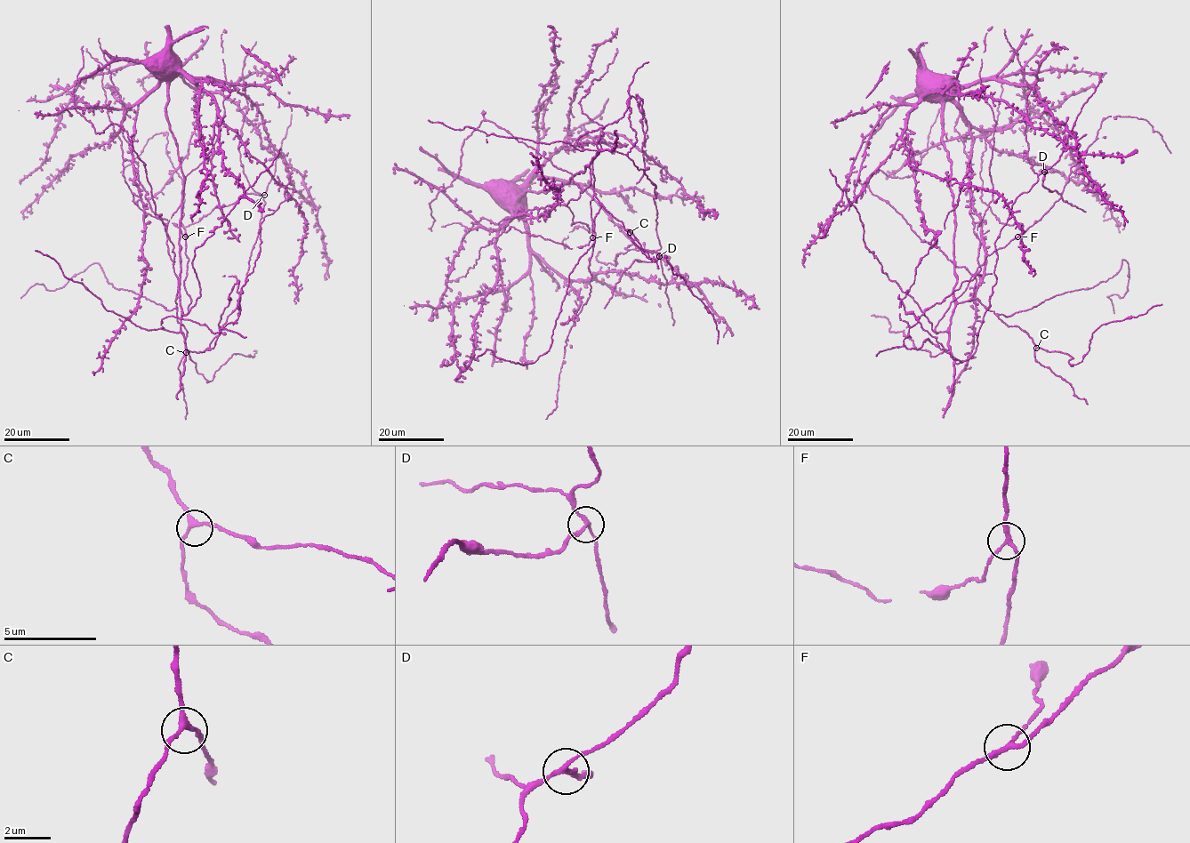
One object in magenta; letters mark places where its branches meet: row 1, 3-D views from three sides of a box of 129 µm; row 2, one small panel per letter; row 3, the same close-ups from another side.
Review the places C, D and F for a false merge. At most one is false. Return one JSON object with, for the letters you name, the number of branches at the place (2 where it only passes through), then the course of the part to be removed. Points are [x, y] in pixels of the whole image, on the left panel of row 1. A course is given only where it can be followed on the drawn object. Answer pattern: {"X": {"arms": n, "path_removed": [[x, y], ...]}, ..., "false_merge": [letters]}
{"D": {"arms": 3, "path_removed": [[264, 195], [245, 193], [235, 203], [217, 205], [197, 221], [186, 227]]}, "false_merge": ["D"]}

